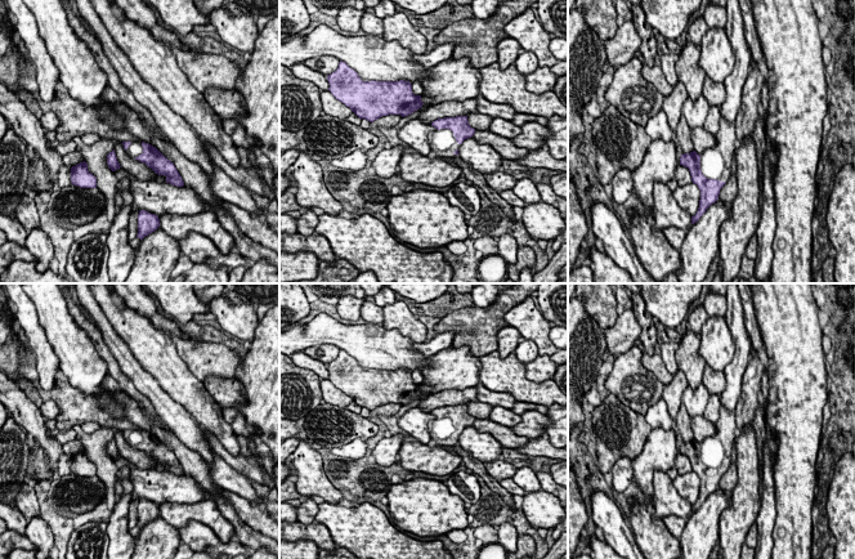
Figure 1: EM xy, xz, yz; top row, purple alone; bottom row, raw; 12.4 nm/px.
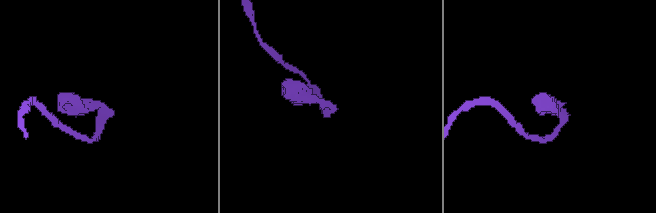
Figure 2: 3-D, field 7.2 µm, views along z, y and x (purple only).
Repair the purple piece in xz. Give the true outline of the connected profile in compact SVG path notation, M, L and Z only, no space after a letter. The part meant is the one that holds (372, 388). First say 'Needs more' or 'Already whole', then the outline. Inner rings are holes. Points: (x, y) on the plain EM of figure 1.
Already whole. M345 350L327 365L331 383L361 408L370 411L388 404L408 404L422 395L421 384L412 381L409 370L362 370Z

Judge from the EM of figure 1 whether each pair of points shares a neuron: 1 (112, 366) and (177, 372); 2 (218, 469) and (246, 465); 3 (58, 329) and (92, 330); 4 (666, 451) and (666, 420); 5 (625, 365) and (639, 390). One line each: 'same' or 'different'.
1: different
2: different
3: different
4: different
5: same

